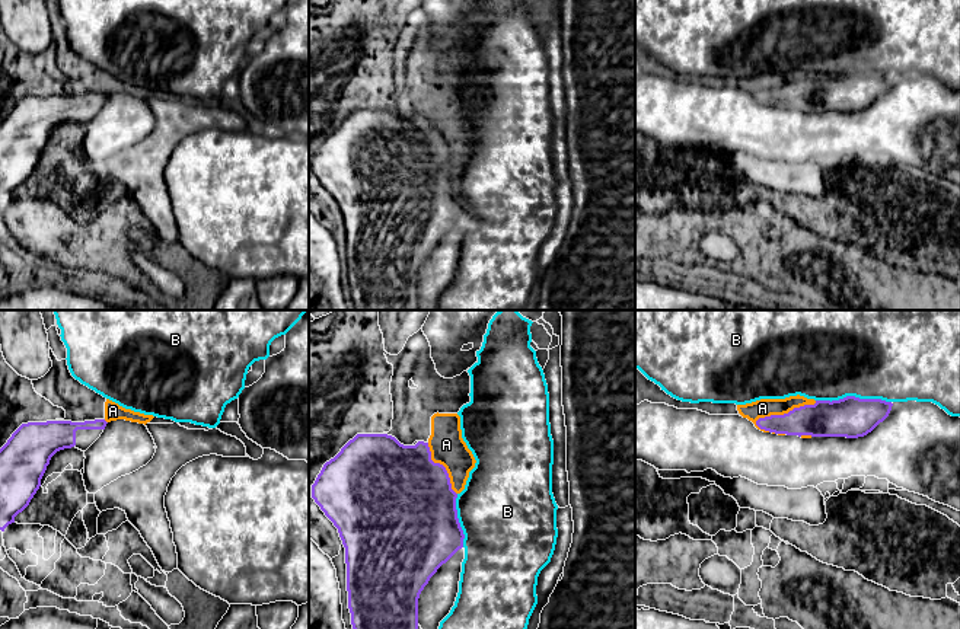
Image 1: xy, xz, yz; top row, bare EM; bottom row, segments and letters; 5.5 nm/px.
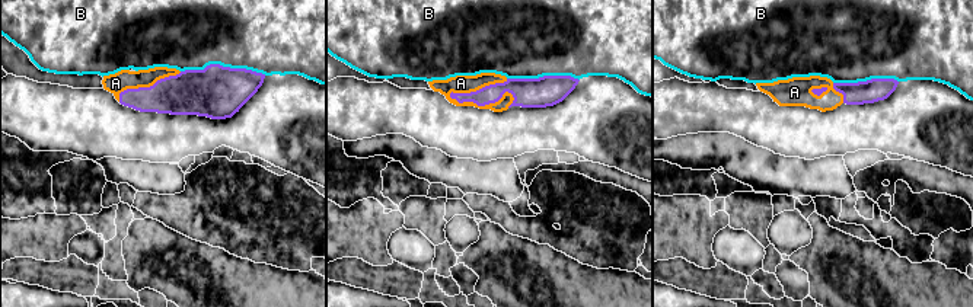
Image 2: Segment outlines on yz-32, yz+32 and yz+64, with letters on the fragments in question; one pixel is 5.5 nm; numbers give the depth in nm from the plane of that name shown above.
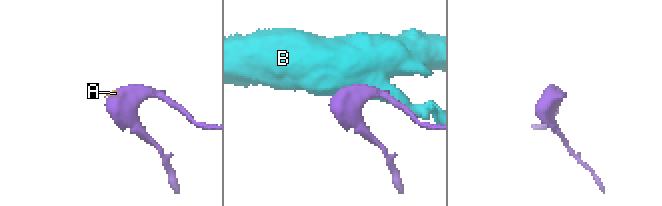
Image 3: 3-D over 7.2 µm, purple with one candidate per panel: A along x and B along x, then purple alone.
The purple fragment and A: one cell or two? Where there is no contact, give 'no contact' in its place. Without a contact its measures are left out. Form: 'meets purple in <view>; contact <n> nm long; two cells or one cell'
meets purple in yz; contact 360 nm long; one cell

